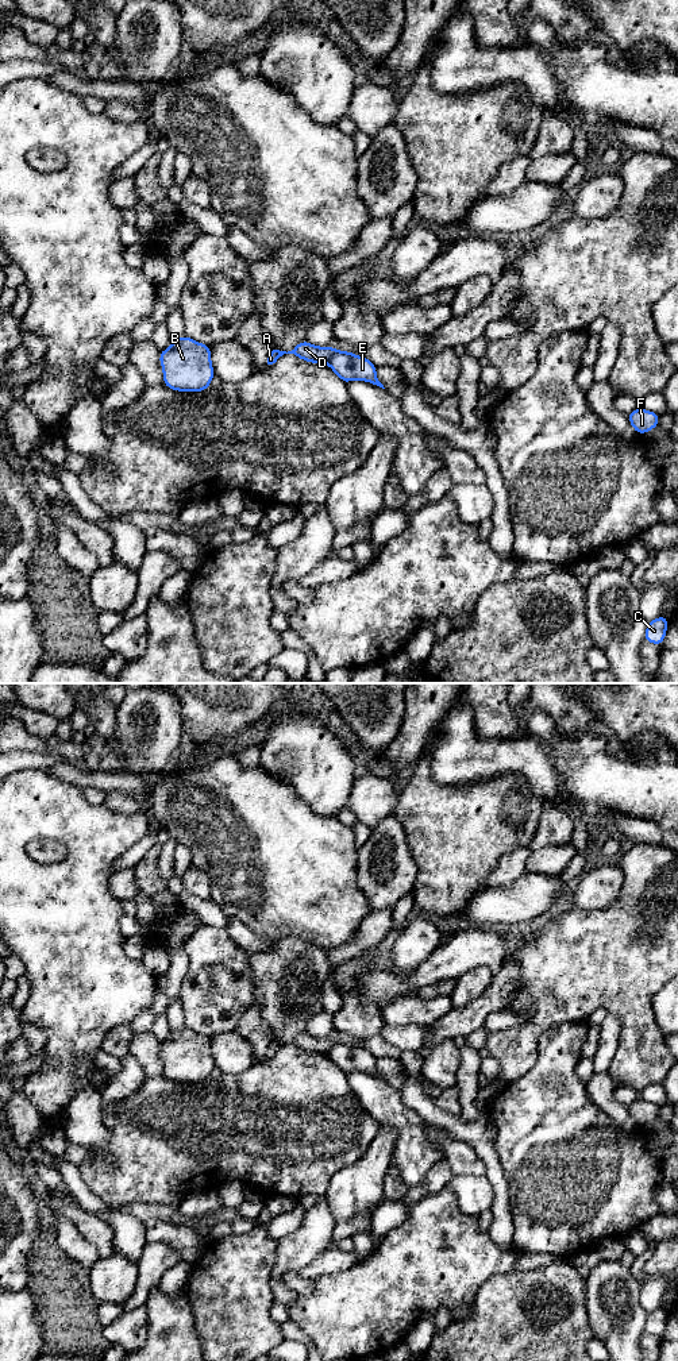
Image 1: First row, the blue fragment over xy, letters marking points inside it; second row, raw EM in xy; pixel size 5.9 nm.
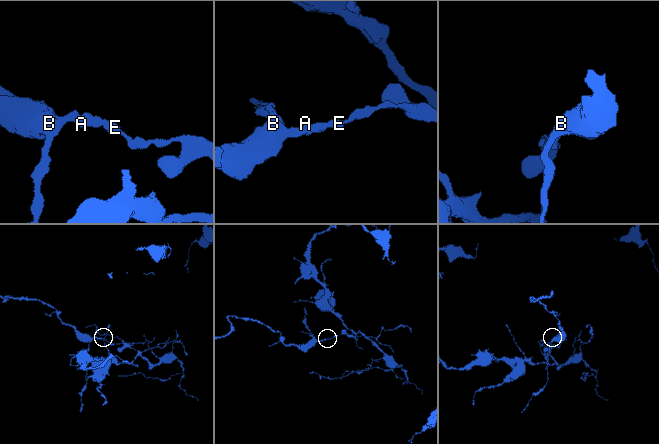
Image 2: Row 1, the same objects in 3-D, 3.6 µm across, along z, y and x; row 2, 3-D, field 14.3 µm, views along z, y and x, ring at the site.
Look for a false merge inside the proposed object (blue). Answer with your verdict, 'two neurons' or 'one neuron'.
two neurons

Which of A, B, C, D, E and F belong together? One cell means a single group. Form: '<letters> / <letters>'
A B D / C E F

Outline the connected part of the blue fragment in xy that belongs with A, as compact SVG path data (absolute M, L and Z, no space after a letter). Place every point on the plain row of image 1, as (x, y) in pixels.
M307 1032L298 1034L292 1042L273 1041L267 1049L267 1056L273 1056L284 1045L293 1045L300 1050L311 1055L328 1055L330 1049L336 1044L335 1038L317 1038Z

